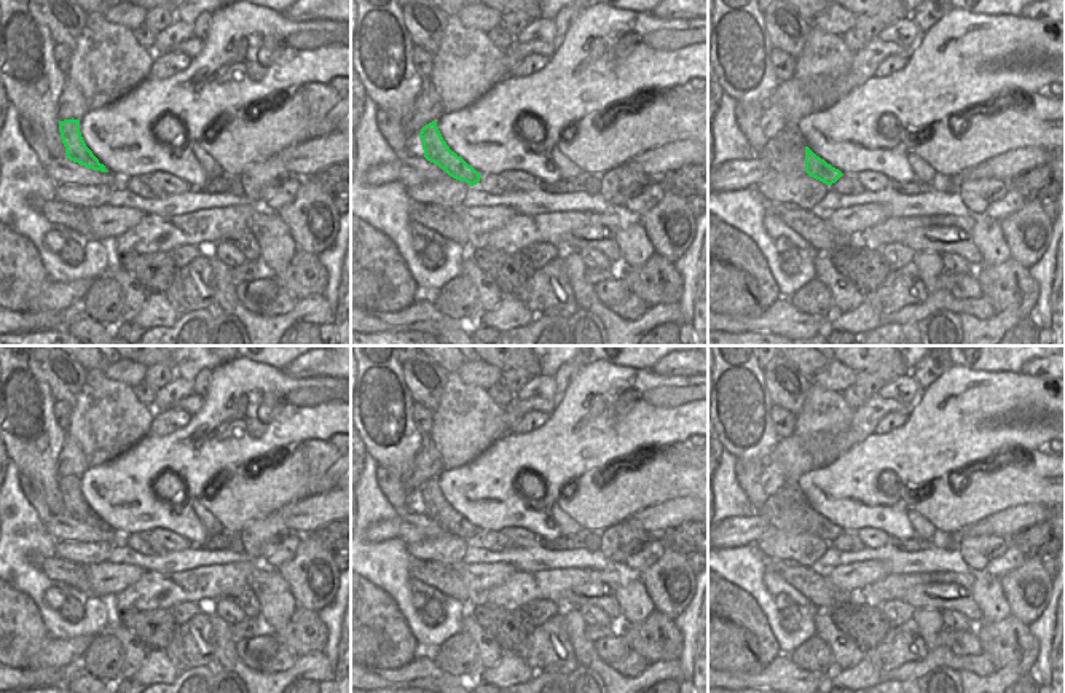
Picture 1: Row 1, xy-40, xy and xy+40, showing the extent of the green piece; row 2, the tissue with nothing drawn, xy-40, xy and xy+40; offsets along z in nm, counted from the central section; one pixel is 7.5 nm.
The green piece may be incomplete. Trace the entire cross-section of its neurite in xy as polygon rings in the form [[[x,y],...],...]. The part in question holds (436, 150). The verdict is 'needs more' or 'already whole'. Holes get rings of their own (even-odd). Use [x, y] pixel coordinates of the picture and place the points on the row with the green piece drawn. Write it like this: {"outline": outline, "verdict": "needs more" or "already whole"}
{"outline": [[[437,121],[426,124],[419,137],[422,140],[424,158],[440,169],[443,169],[450,177],[466,182],[470,186],[477,185],[481,175],[469,166],[461,156],[450,150],[443,140]]], "verdict": "already whole"}

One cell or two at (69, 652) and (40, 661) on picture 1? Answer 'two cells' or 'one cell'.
one cell

